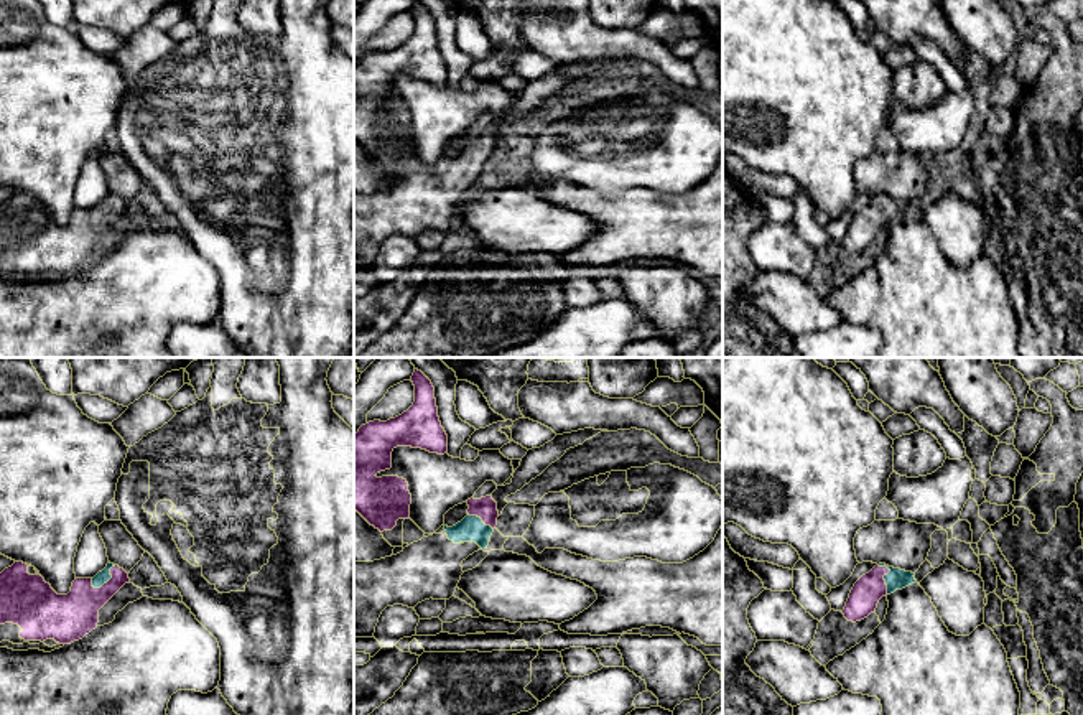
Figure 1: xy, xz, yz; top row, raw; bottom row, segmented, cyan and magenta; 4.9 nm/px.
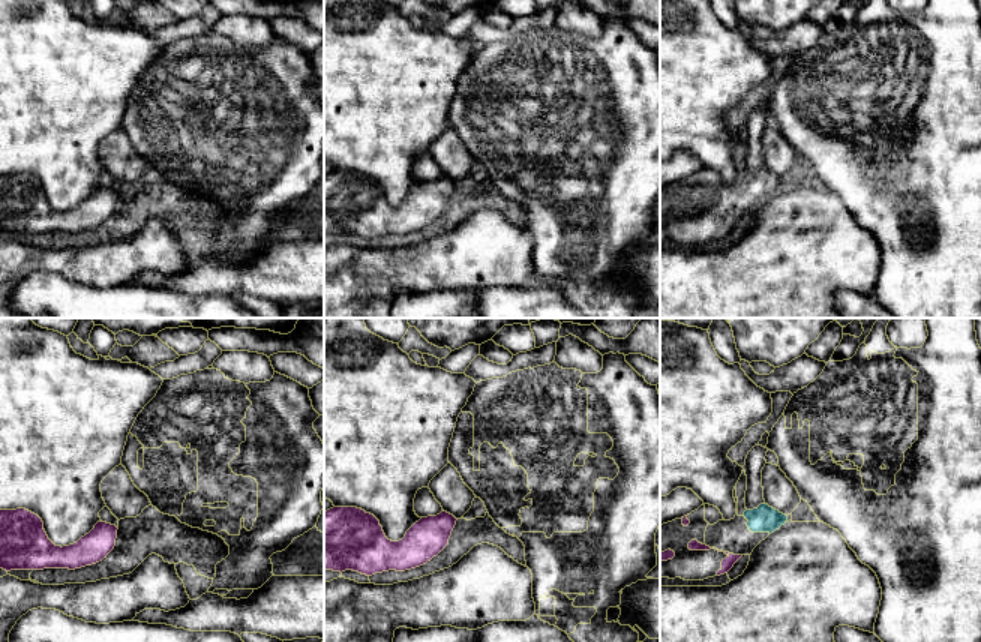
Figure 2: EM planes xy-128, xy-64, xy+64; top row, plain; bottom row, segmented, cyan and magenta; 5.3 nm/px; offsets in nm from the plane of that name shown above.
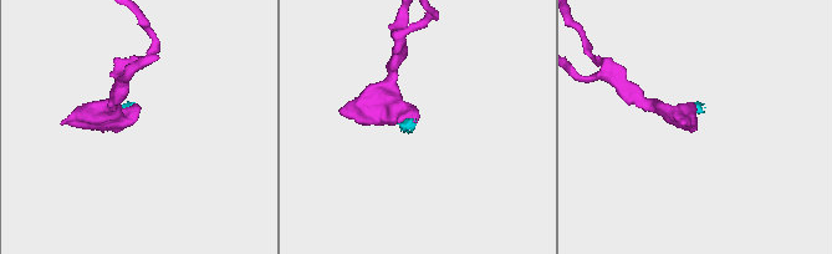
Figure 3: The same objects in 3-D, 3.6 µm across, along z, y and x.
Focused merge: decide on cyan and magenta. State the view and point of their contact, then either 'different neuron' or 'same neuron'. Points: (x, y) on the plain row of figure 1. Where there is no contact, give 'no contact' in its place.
meets cyan in xy at (107, 211); same neuron

